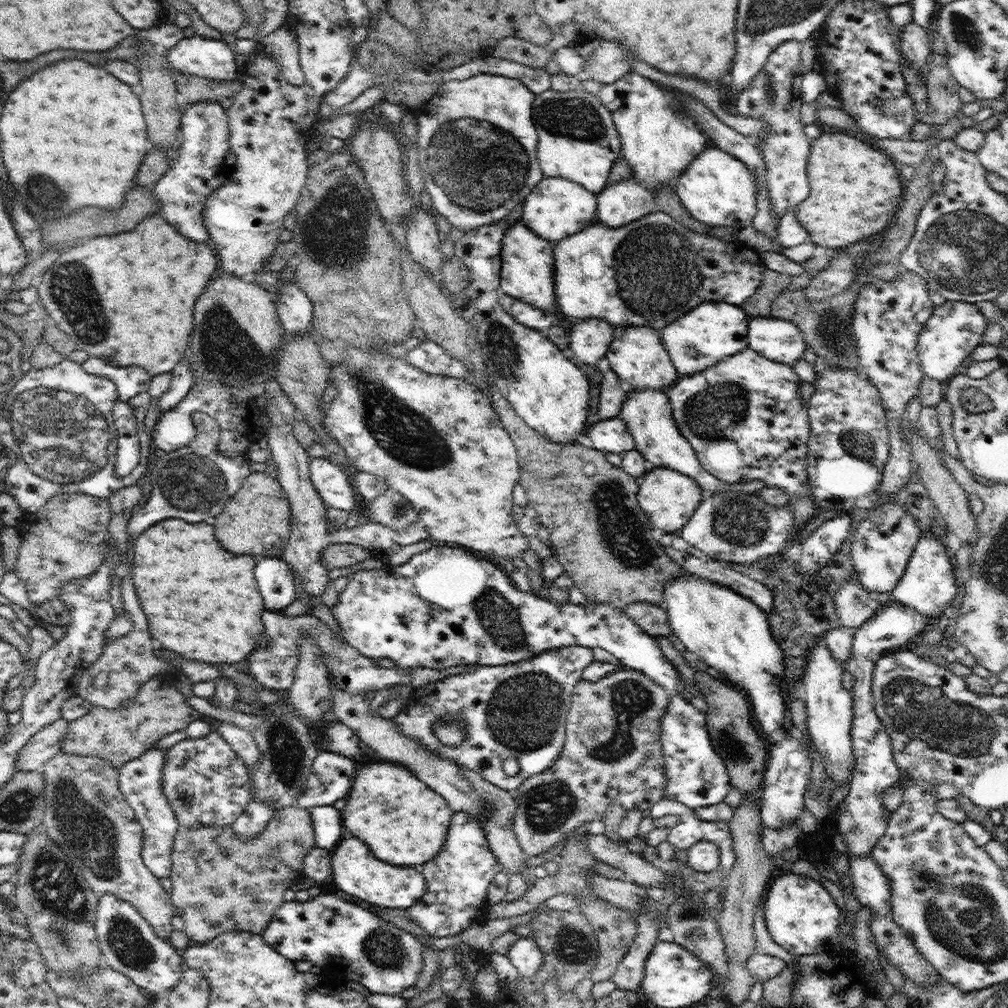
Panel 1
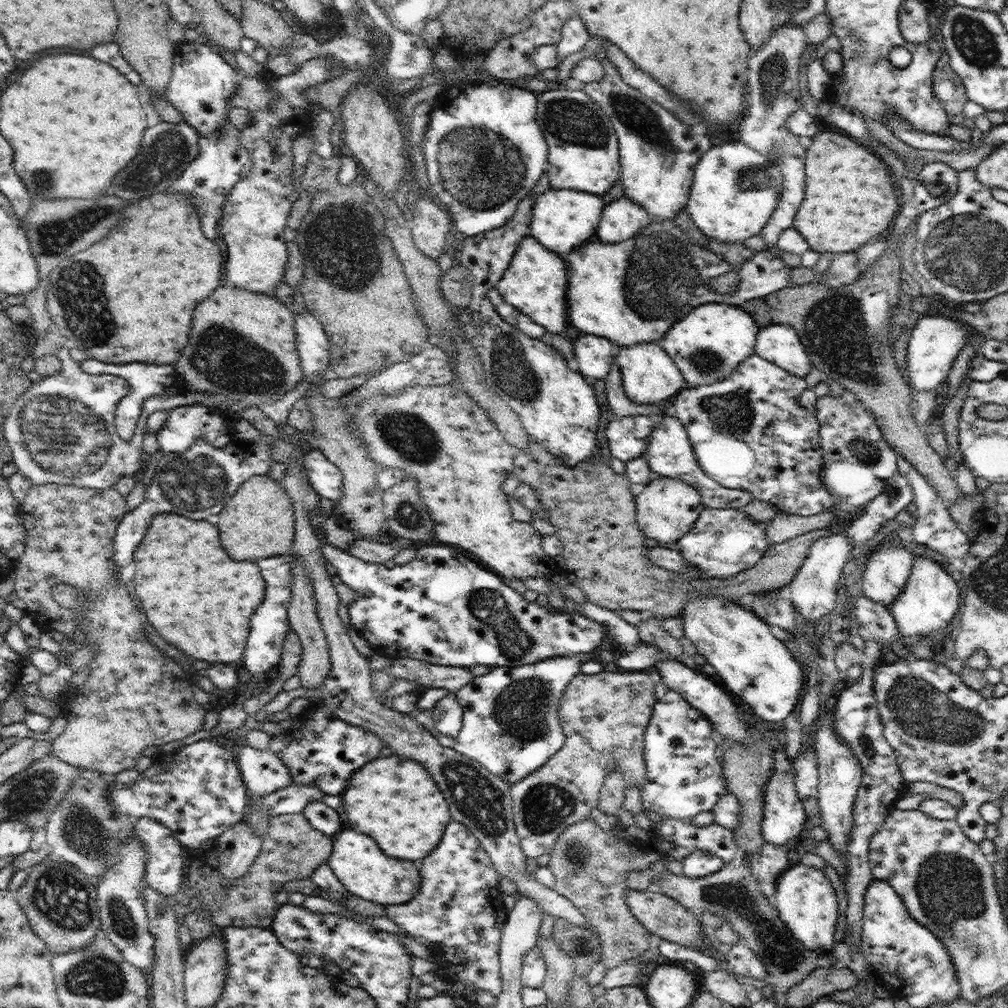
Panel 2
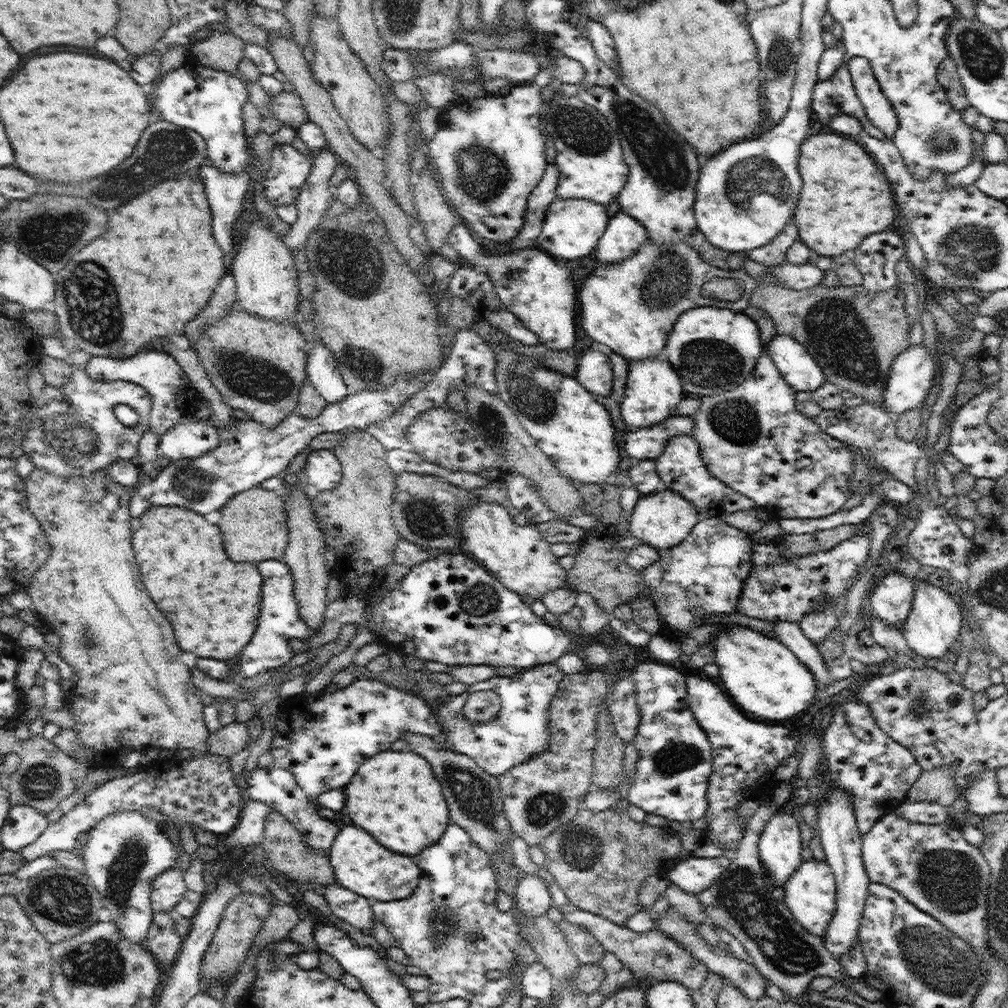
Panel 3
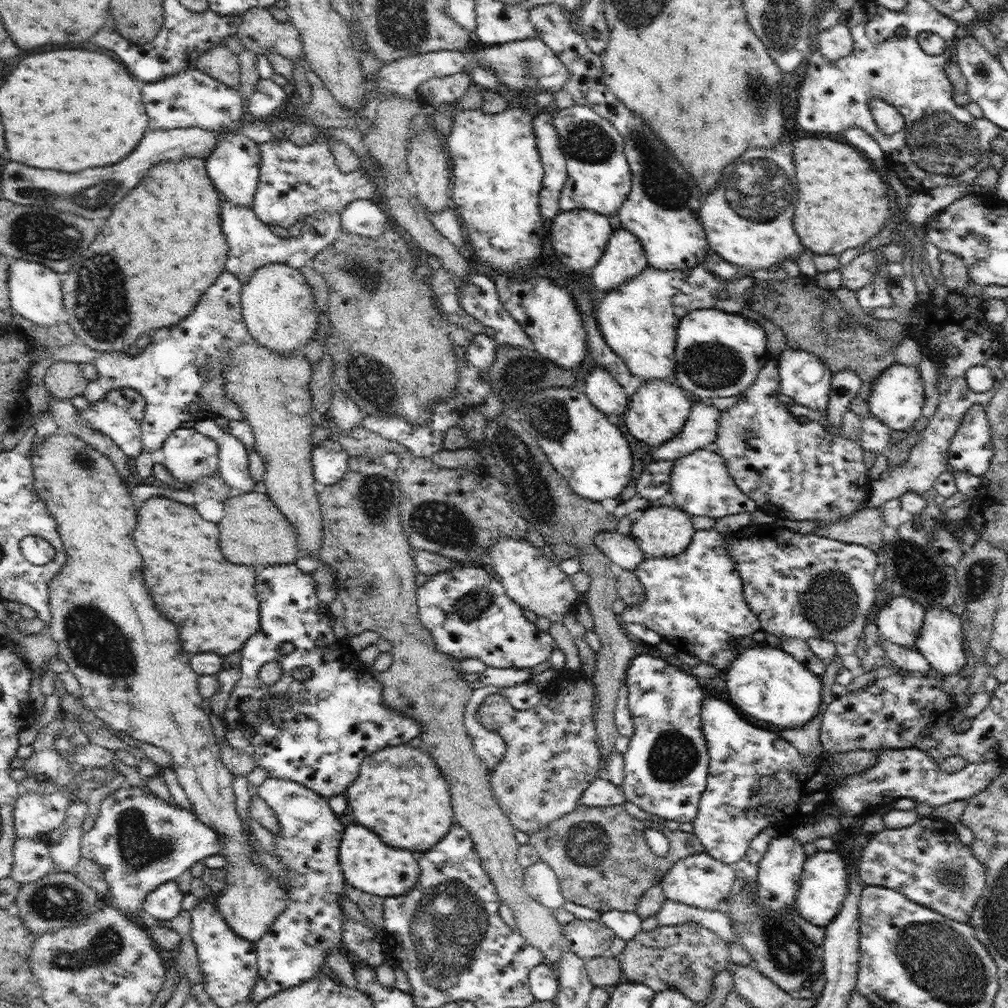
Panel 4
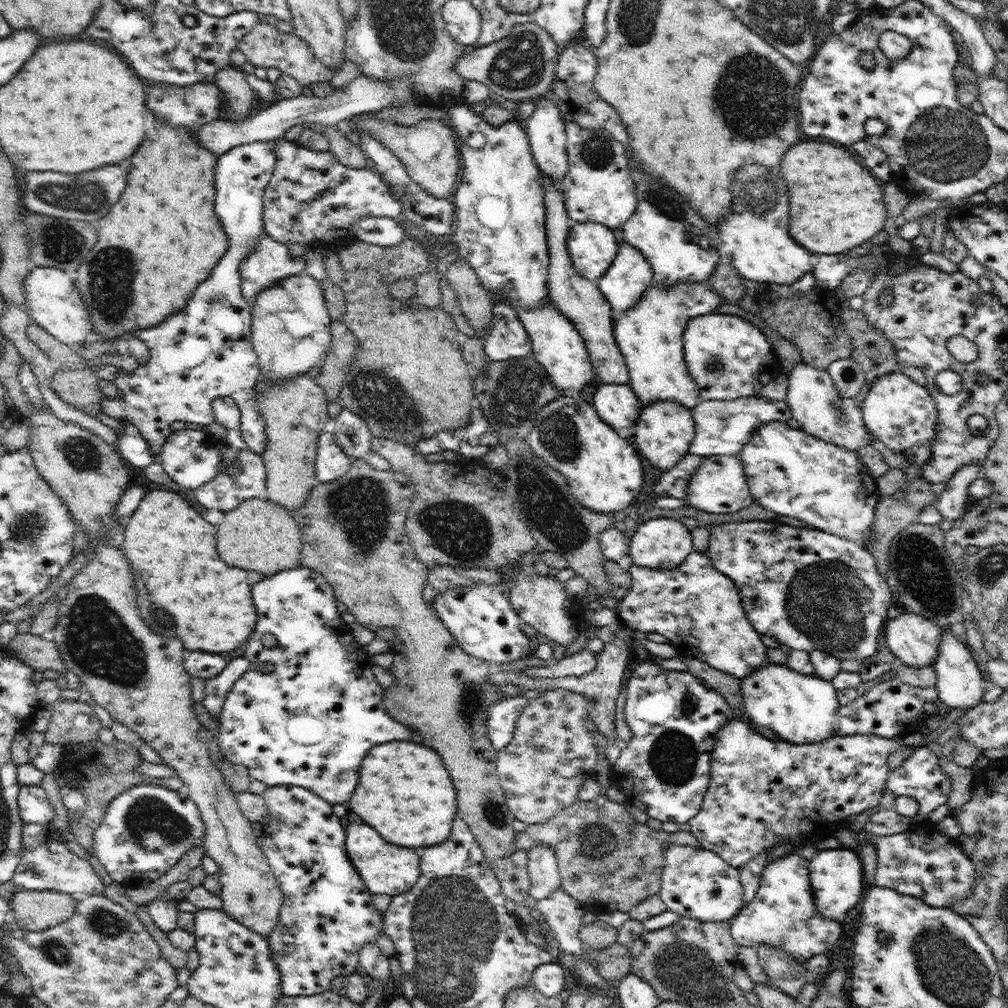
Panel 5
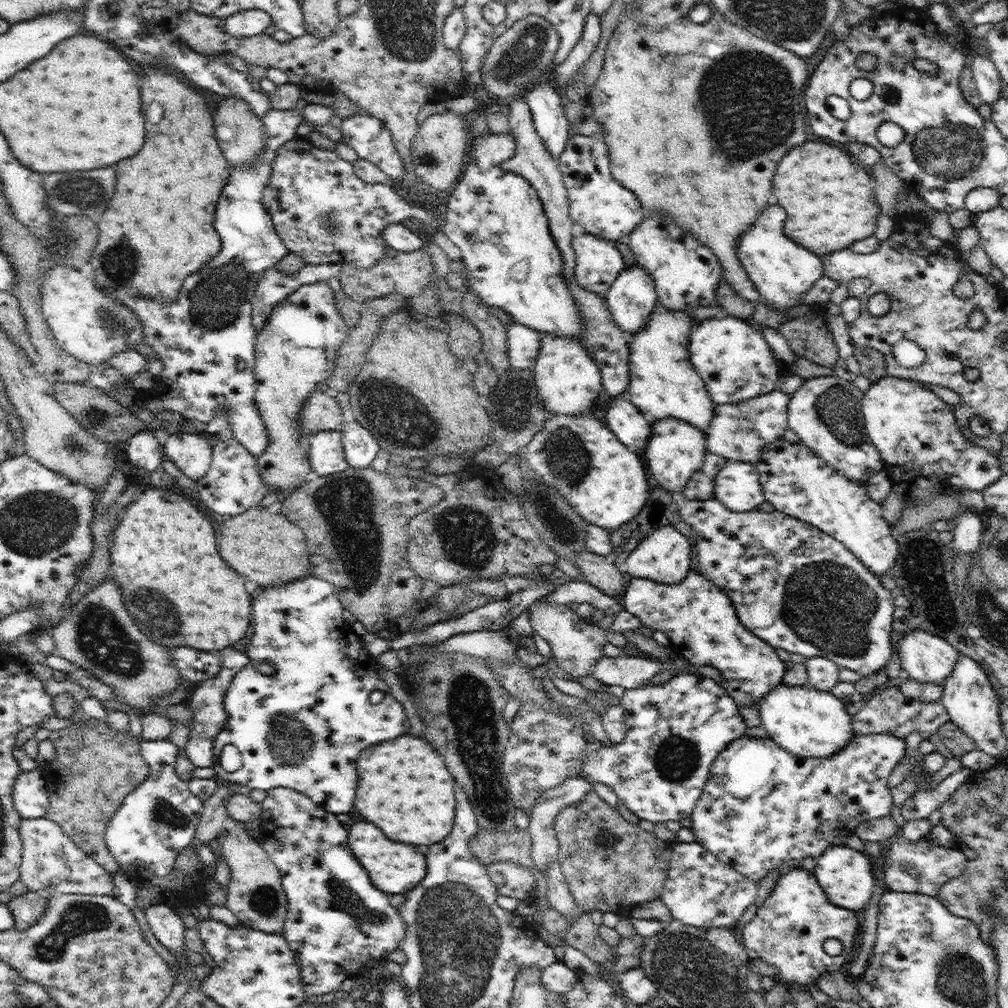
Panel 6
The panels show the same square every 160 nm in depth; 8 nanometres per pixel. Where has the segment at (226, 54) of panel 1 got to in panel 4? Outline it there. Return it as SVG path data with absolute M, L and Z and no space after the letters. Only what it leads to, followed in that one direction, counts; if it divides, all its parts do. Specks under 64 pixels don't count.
M189 68L162 80L144 84L142 98L150 118L150 128L170 130L192 127L218 133L218 145L205 160L208 177L225 200L234 206L251 207L258 187L261 153L256 142L240 133L240 126L246 116L238 91L239 89L226 86L199 68Z

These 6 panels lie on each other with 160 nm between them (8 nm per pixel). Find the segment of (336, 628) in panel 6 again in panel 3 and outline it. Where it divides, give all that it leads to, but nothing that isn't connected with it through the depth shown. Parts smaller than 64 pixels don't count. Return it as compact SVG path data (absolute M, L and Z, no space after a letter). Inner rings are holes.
M268 559L258 562L258 568L264 578L262 606L260 606L256 634L252 636L250 644L242 650L240 673L237 676L240 681L286 666L295 656L289 645L290 640L300 639L306 642L314 636L314 630L308 630L308 624L298 614L298 606L294 600L294 579L290 567L283 560ZM357 677L344 688L334 692L324 689L314 693L300 693L296 697L288 697L280 705L277 716L276 730L272 745L267 750L276 766L289 770L296 782L304 789L309 799L329 790L341 789L352 780L358 766L367 758L388 750L392 743L402 739L404 733L414 733L432 738L441 736L440 723L430 705L418 694L407 692L402 688L378 684L366 677Z

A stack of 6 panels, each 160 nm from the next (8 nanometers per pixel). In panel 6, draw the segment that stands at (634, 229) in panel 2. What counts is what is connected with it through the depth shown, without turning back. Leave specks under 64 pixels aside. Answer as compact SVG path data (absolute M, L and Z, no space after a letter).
M638 262L618 275L604 299L613 321L627 335L642 330L659 306L654 281Z

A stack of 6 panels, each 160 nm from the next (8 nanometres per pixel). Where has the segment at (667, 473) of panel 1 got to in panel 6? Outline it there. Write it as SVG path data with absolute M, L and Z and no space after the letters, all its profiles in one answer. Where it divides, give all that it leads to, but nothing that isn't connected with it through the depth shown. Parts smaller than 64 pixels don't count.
M661 526L651 531L625 560L627 572L633 578L649 578L662 584L678 584L691 571L690 560L695 553L694 543L674 526Z

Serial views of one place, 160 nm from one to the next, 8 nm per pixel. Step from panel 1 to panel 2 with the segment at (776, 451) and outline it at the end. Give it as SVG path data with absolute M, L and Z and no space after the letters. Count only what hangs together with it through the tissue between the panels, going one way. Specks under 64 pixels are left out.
M754 353L722 382L687 386L674 397L671 408L672 414L684 425L699 465L708 478L726 488L747 490L754 499L769 502L778 511L812 516L835 505L835 498L821 476L824 451L817 416L798 402L806 389L804 378L790 374Z

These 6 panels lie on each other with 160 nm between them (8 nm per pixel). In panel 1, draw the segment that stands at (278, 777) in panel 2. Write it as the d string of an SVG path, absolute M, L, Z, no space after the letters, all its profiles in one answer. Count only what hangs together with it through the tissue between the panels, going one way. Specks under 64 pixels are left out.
M208 719L212 727L220 734L234 752L244 761L244 764L250 769L255 764L259 764L261 760L260 749L252 733L232 724L231 722L224 722L223 720Z

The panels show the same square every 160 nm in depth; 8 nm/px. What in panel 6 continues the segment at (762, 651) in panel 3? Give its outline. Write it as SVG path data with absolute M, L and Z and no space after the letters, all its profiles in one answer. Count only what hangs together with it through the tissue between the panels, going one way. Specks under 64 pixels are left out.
M781 682L773 688L758 706L760 720L766 728L768 737L776 742L780 748L789 750L798 756L811 756L812 758L828 758L840 752L855 736L852 728L852 715L846 711L842 699L836 698L830 690L816 690L809 685L786 686Z

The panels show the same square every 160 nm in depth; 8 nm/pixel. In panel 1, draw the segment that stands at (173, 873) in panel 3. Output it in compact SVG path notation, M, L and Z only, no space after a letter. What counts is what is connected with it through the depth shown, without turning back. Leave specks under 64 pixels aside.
M158 747L149 748L142 756L126 762L118 769L118 786L123 792L126 802L134 809L138 822L142 825L143 845L141 848L141 857L143 863L149 868L154 877L158 879L167 878L171 874L171 854L173 851L176 833L179 829L178 821L176 820L174 809L169 805L163 793L163 768L167 750L162 751Z

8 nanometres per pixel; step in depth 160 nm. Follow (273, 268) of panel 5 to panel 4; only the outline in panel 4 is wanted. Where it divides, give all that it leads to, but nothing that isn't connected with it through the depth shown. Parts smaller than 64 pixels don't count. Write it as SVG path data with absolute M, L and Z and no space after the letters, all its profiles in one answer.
M221 194L221 227L227 240L226 244L228 244L228 259L226 259L228 262L225 268L238 277L241 285L246 284L256 270L266 265L278 263L300 269L307 263L310 264L310 260L322 250L330 247L330 244L334 244L341 232L339 214L340 212L331 212L331 210L315 212L302 220L304 225L301 228L301 235L287 239L270 231L270 227L254 214L251 207L234 206Z

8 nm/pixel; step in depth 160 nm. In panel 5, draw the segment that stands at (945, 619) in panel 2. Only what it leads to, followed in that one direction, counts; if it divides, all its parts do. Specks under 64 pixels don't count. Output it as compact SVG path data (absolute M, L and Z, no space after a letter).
M942 628L940 630L940 645L936 663L932 665L937 675L937 683L935 687L939 692L939 700L954 708L972 709L979 706L983 701L986 681L982 678L980 670L971 654L971 648L958 641L958 638L948 630Z

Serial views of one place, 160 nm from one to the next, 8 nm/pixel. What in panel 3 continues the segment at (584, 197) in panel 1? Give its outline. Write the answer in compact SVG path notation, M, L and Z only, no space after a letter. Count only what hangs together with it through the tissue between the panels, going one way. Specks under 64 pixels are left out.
M557 198L548 207L544 226L540 236L536 239L540 251L552 256L556 260L570 262L572 258L582 256L593 257L596 244L608 226L609 216L603 204L588 199L560 199Z

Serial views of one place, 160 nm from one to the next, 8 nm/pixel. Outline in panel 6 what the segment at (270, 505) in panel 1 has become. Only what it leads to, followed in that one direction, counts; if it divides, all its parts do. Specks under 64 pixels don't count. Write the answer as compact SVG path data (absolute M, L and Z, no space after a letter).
M255 506L225 520L218 534L218 550L224 562L250 582L258 582L260 586L280 586L311 574L304 531L290 522L282 511L270 514L267 508Z

